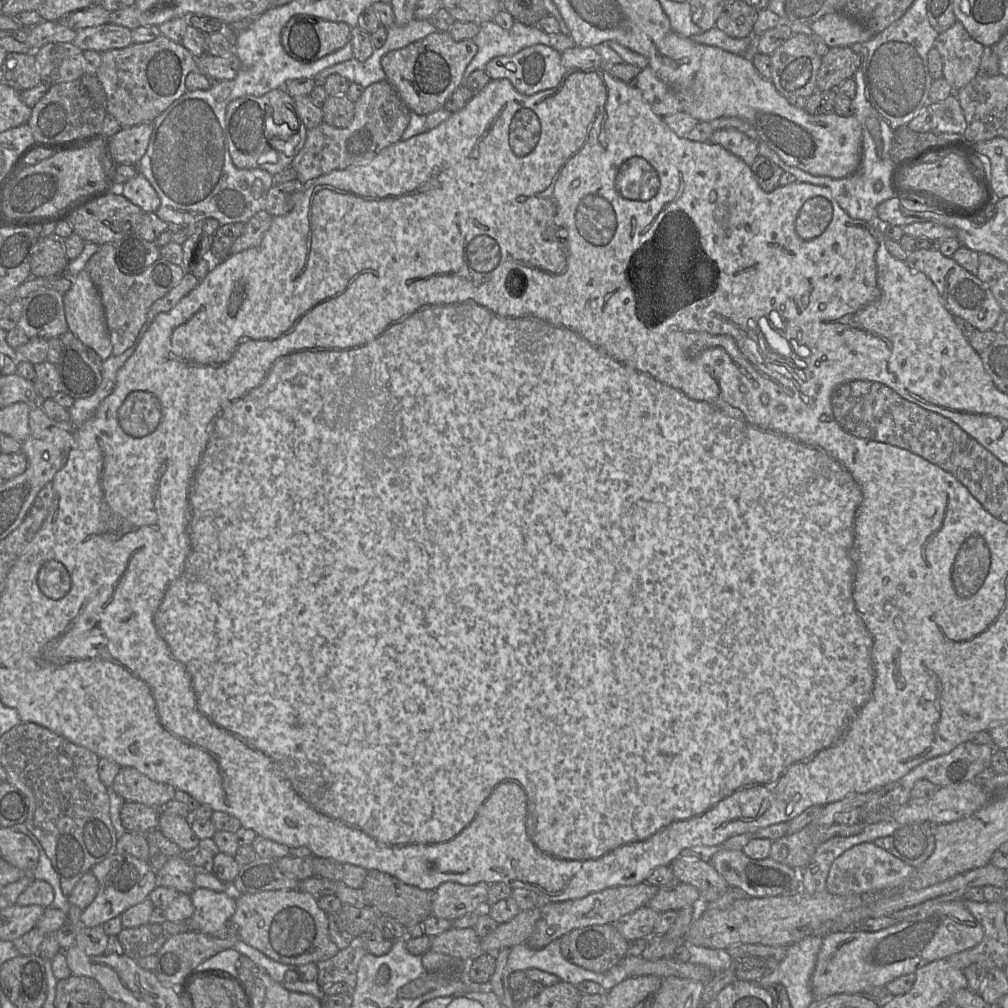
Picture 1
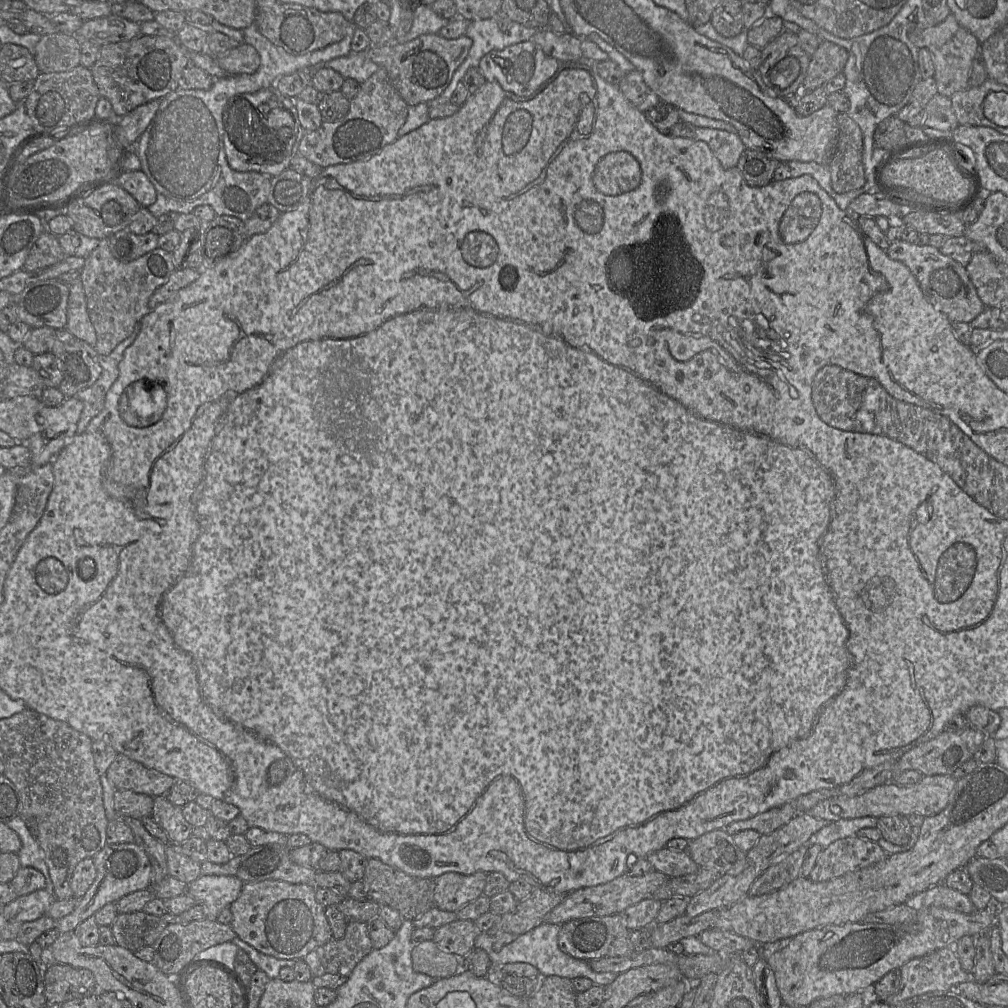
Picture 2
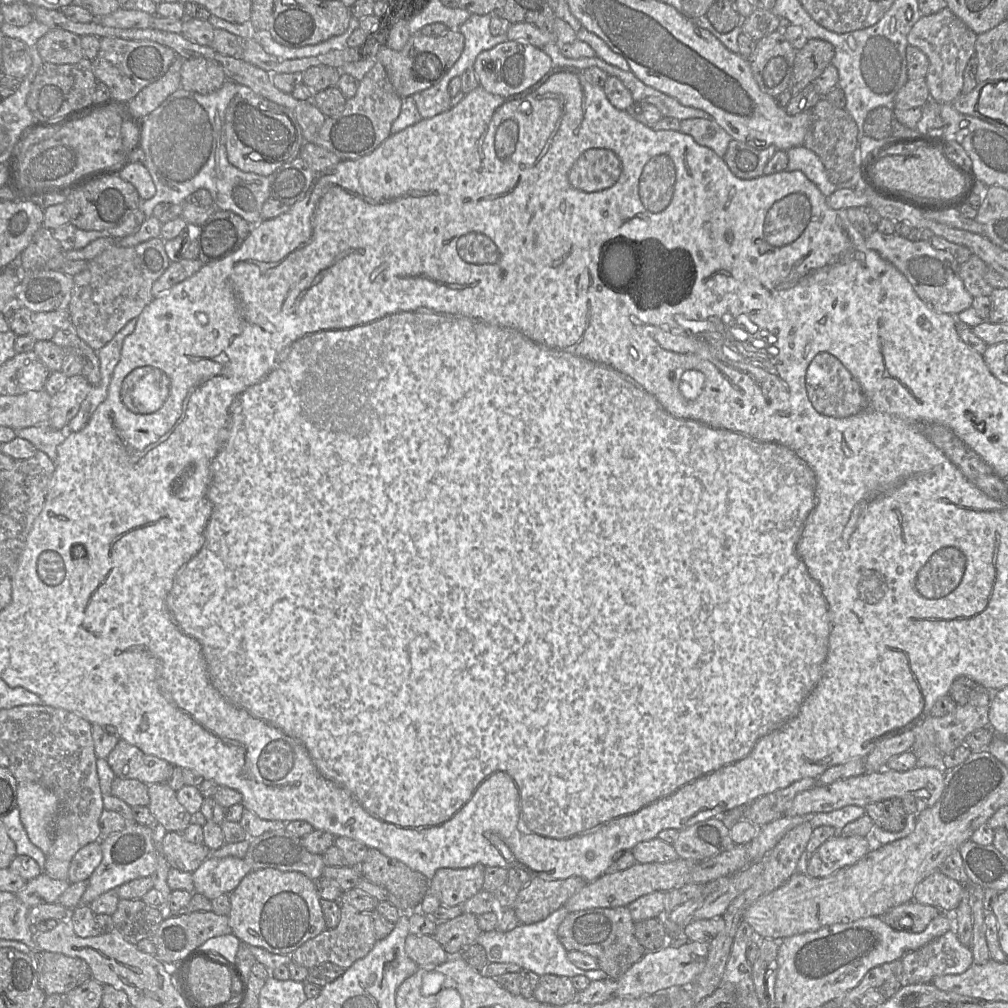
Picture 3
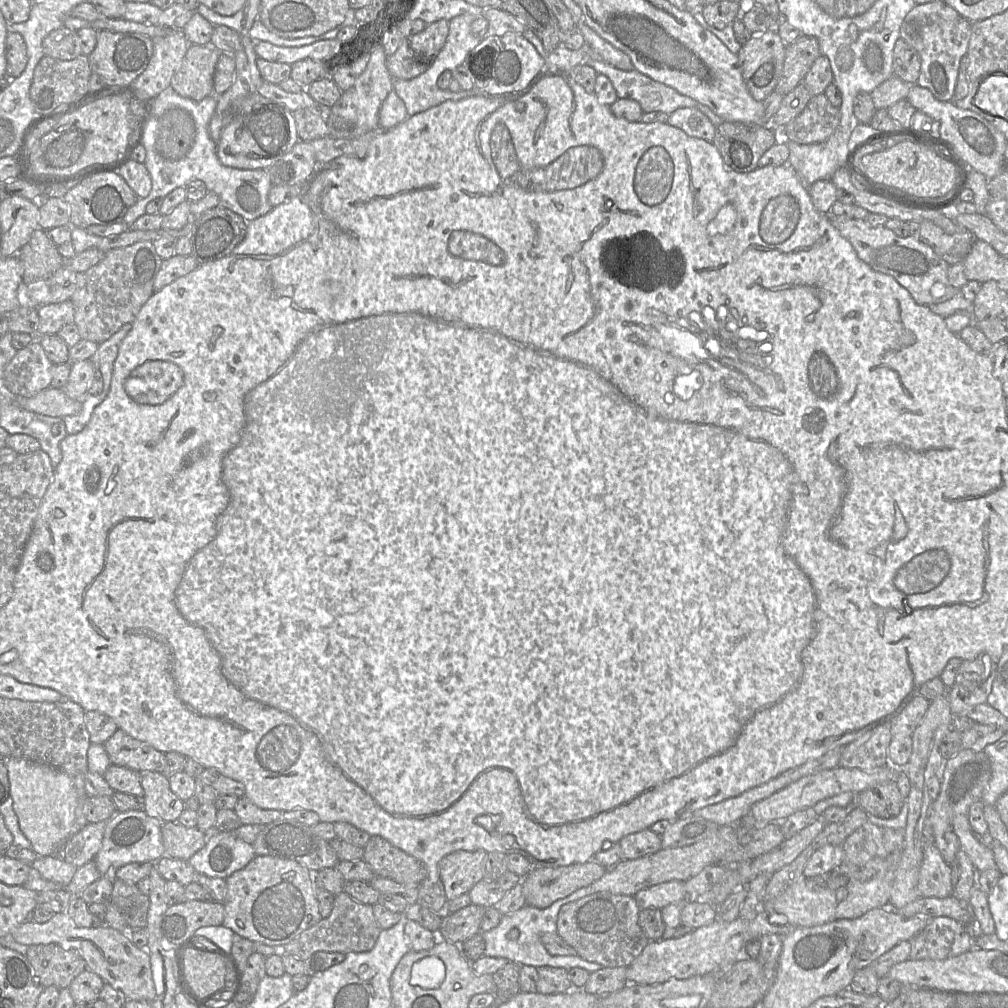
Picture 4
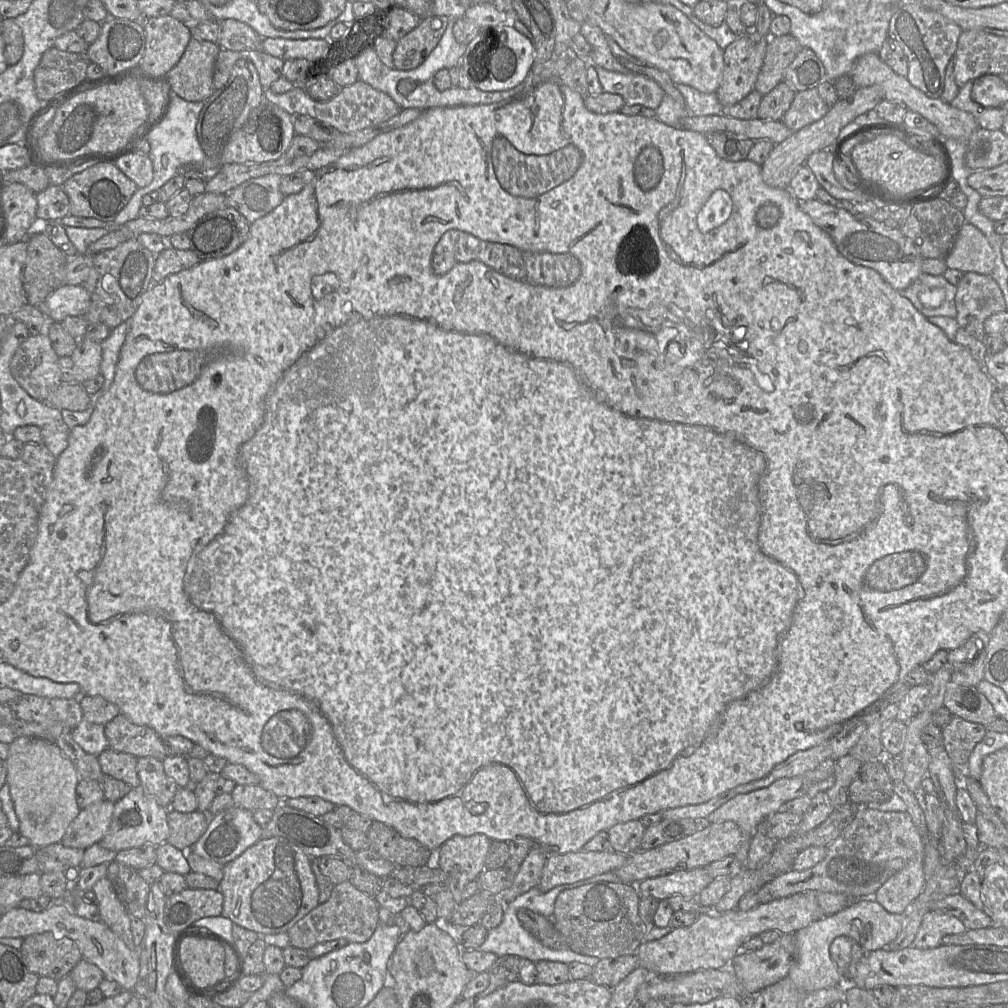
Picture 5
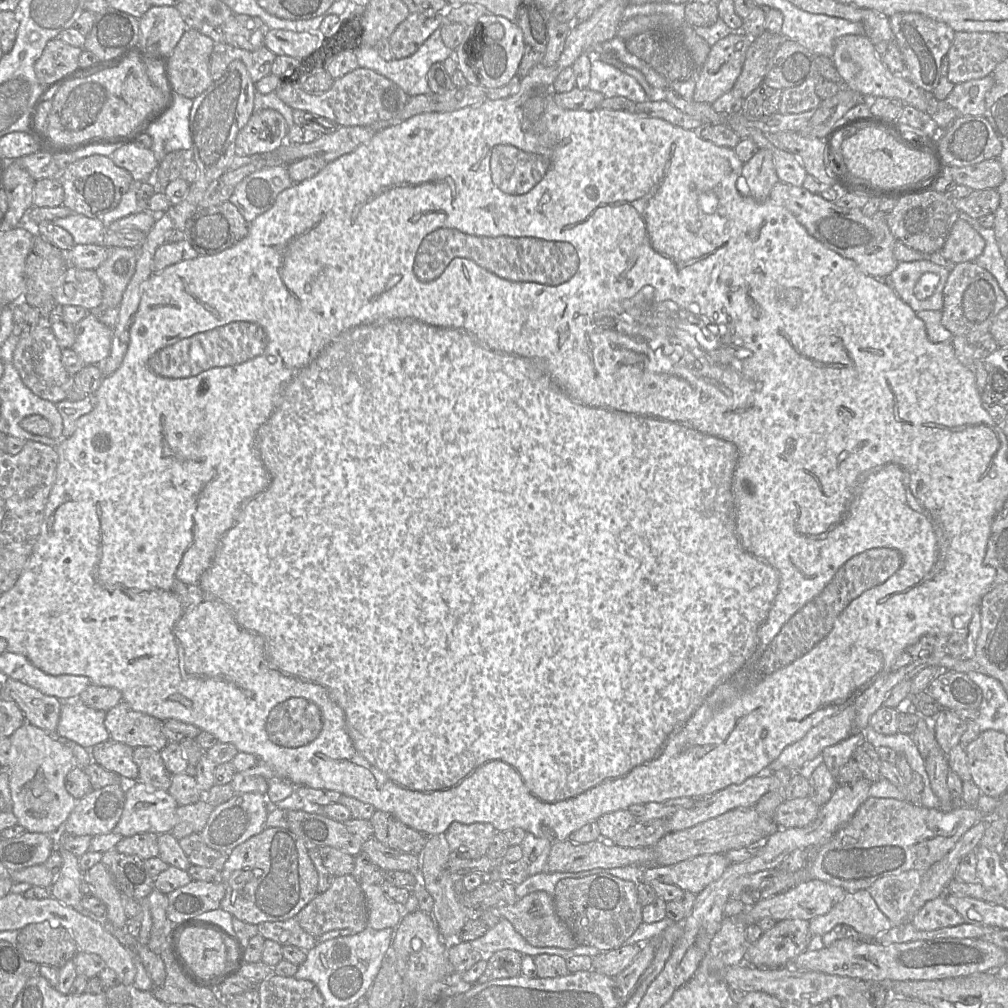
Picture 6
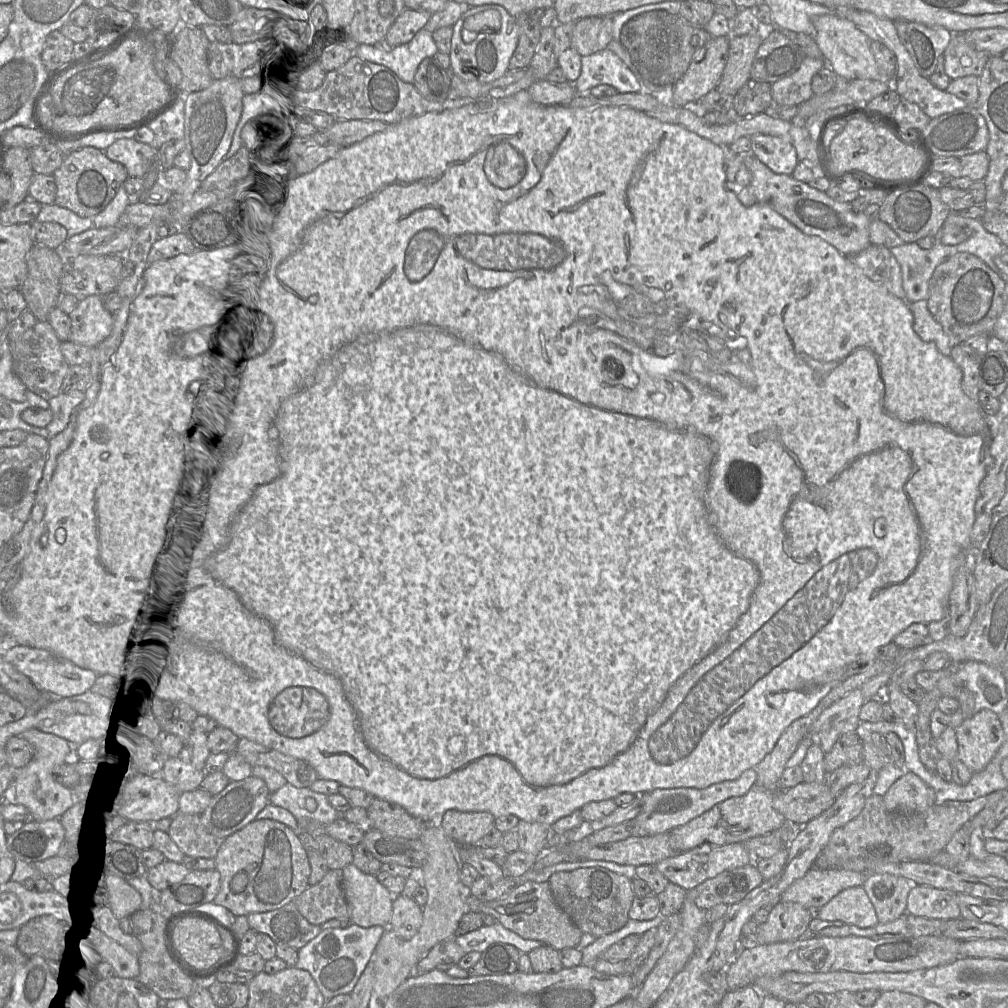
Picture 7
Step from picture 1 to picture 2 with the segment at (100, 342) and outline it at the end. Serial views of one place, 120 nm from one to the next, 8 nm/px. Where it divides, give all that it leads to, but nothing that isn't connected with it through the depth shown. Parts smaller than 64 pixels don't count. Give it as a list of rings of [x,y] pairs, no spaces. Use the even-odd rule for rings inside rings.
[[[81,279],[69,286],[66,329],[76,338],[95,346],[97,337],[89,318],[86,296]]]

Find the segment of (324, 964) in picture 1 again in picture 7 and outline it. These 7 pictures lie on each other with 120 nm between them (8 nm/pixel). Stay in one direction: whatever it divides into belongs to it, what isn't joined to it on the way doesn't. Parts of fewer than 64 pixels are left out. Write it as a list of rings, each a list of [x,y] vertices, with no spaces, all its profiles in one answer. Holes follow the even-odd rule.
[[[330,869],[319,883],[309,885],[294,901],[301,915],[313,925],[331,919],[351,921],[341,870]]]

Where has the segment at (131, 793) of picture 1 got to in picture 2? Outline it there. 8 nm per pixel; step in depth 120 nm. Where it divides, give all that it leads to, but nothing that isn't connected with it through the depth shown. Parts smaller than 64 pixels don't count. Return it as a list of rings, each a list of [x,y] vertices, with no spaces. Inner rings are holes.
[[[121,753],[117,754],[106,775],[116,789],[131,790],[151,797],[165,796],[176,783],[173,777],[148,768]]]

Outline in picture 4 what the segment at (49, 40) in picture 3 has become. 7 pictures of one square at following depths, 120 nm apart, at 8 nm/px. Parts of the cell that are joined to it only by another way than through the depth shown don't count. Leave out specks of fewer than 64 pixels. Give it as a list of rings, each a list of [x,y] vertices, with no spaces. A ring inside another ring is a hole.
[[[65,27],[50,32],[42,47],[45,55],[59,60],[72,60],[83,54],[77,31]]]

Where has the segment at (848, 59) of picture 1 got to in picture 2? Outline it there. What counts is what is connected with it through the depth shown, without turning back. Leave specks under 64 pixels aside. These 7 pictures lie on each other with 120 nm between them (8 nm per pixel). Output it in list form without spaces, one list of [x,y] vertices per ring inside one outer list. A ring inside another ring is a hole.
[[[821,41],[817,50],[811,55],[802,92],[824,86],[837,74],[842,73],[848,57],[849,53],[842,46],[830,41]]]

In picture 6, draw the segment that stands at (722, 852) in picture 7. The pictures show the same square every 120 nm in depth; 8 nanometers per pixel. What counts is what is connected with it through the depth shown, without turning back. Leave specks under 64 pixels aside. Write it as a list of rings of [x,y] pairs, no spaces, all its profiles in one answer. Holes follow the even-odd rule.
[[[725,854],[701,855],[668,866],[648,865],[644,869],[643,881],[649,884],[653,880],[673,884],[684,892],[697,895],[719,879],[729,866]]]

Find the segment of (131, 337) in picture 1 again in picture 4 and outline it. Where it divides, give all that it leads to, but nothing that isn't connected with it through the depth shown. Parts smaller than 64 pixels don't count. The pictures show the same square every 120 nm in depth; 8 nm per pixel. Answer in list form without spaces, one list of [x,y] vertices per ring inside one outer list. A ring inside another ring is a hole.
[[[140,241],[130,246],[105,252],[105,257],[85,272],[77,273],[77,289],[70,298],[74,306],[74,323],[82,339],[101,344],[127,323],[132,323],[142,306],[154,294],[154,281],[161,268],[162,259],[153,242]]]

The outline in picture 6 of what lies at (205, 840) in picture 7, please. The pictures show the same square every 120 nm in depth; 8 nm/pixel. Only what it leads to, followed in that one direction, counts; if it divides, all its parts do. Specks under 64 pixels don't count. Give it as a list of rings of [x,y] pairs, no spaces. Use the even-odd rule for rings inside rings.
[[[199,833],[191,834],[178,840],[180,847],[191,865],[214,868],[222,871],[228,854],[211,849],[201,838]]]

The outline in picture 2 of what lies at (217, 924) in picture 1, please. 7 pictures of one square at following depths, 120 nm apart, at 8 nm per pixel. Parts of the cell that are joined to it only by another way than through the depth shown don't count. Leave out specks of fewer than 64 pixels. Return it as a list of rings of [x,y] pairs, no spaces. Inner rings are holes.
[[[200,875],[188,885],[187,893],[207,909],[207,918],[217,920],[219,913],[239,897],[244,882],[237,876]]]

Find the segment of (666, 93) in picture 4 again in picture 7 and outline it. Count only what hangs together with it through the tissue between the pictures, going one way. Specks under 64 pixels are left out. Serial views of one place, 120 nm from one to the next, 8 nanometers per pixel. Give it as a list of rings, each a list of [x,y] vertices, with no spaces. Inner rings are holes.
[[[608,48],[582,56],[581,73],[572,84],[577,94],[590,94],[590,90],[600,84],[610,85],[622,93],[642,91],[633,72]]]

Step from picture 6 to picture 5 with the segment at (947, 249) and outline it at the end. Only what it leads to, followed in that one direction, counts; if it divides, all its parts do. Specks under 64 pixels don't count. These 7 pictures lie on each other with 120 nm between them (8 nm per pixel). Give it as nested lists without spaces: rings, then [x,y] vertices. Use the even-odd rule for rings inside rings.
[[[965,221],[944,261],[948,268],[963,273],[991,275],[995,253],[986,236],[976,226]]]

